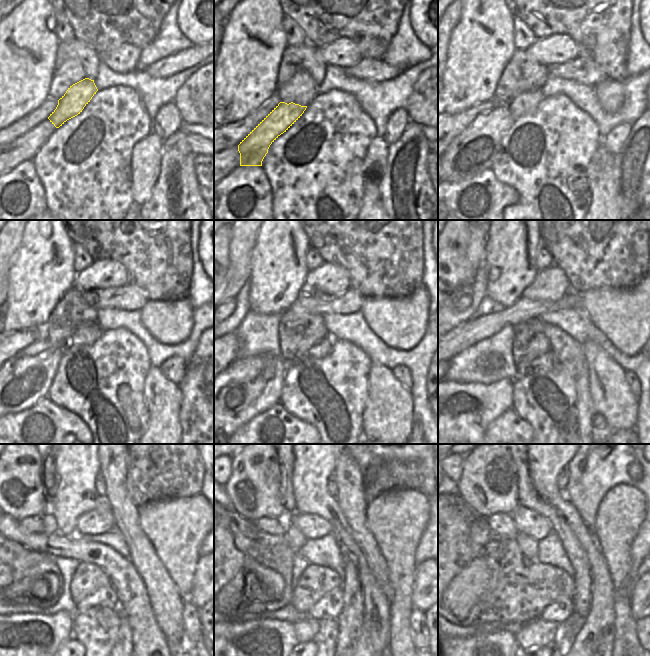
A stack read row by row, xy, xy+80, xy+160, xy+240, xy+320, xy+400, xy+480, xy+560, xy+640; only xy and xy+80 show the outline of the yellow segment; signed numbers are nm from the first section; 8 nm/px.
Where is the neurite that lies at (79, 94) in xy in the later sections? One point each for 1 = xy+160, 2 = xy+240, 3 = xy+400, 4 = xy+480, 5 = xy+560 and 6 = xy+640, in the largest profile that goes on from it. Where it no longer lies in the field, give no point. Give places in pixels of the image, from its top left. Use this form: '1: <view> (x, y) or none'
1: xy+160 (473, 151)
2: xy+240 (23, 380)
3: xy+400 (458, 411)
4: xy+480 (25, 644)
5: xy+560 (262, 647)
6: xy+640 (501, 647)

